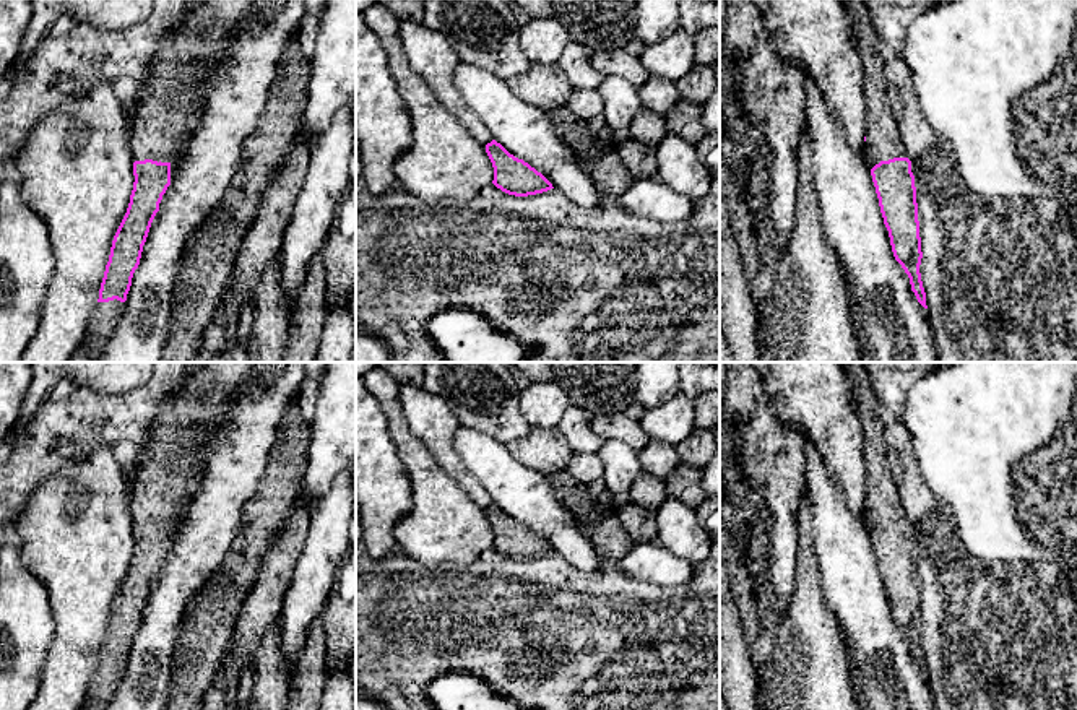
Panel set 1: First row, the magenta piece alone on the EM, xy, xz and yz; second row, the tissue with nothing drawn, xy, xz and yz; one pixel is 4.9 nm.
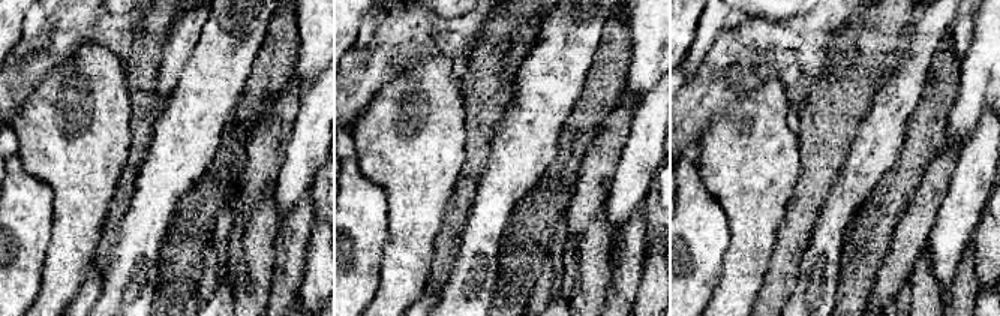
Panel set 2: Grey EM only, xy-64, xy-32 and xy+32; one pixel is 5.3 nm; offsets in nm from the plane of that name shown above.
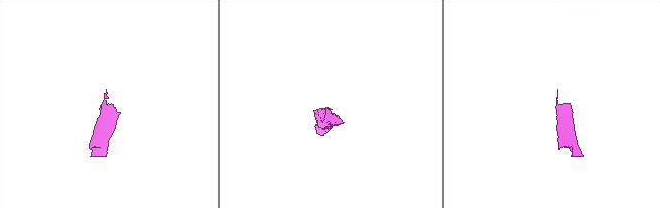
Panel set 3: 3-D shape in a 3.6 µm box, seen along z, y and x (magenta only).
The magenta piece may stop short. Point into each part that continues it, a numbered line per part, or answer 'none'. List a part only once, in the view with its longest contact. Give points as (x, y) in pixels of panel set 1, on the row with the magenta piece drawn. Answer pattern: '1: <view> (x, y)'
1: xy (168, 111)
2: xy (106, 316)

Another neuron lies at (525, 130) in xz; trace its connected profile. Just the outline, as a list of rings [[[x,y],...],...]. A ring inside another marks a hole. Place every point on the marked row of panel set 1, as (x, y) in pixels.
[[[460,63],[453,84],[491,130],[492,140],[541,172],[567,200],[586,210],[603,203],[591,177],[543,110],[520,99],[486,68]]]

